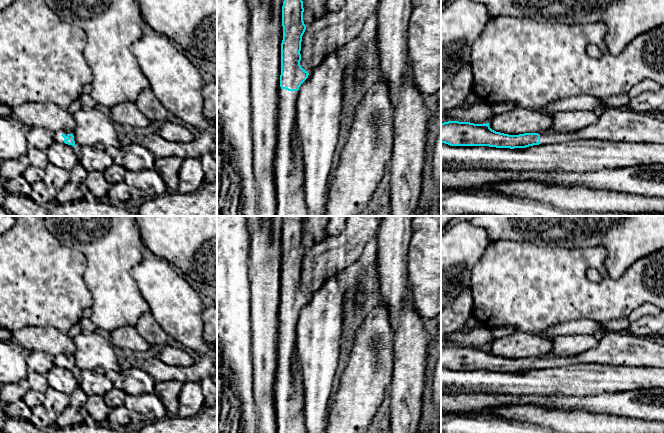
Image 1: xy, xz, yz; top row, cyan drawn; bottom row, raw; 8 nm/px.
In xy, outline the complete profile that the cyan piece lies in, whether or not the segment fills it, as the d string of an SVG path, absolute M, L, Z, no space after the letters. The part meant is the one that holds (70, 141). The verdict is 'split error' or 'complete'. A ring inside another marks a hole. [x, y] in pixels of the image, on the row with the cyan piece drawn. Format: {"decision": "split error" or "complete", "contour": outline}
{"decision": "split error", "contour": "M56 133L57 141L76 147L73 134Z"}

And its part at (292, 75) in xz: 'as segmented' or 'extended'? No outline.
extended

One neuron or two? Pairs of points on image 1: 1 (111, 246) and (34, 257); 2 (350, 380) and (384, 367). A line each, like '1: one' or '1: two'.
1: two
2: one

